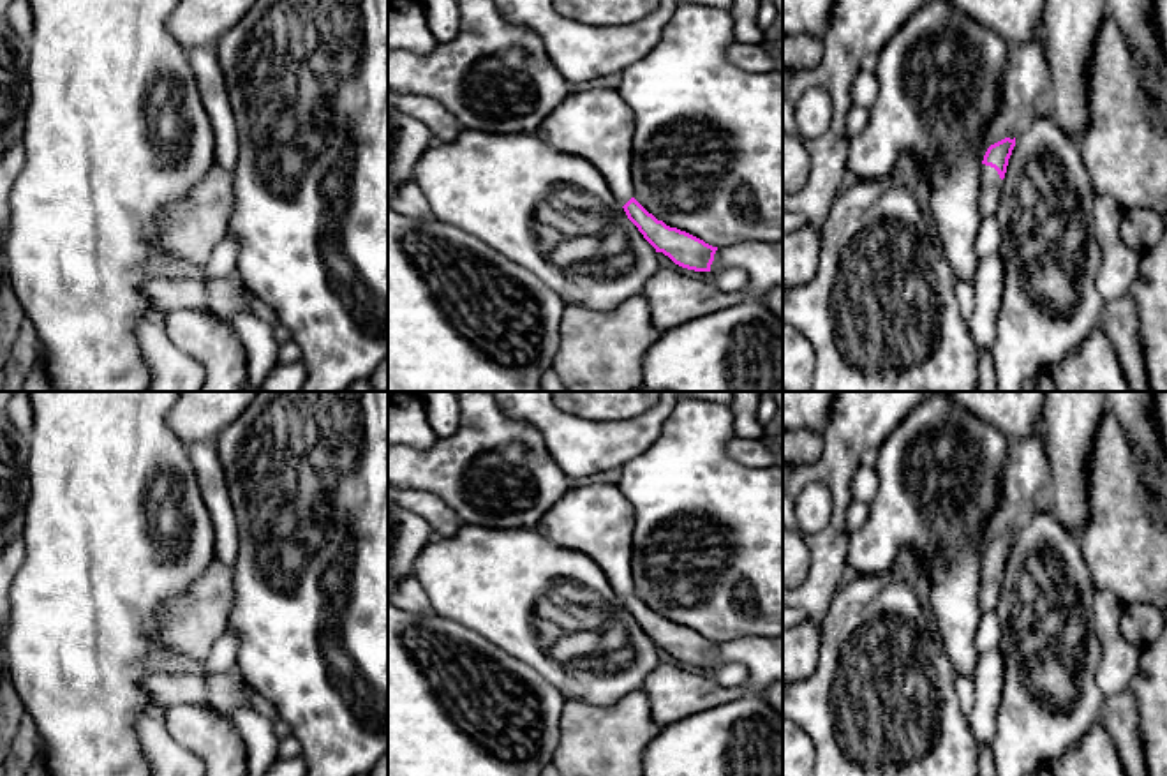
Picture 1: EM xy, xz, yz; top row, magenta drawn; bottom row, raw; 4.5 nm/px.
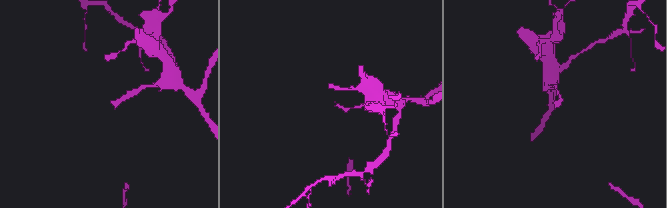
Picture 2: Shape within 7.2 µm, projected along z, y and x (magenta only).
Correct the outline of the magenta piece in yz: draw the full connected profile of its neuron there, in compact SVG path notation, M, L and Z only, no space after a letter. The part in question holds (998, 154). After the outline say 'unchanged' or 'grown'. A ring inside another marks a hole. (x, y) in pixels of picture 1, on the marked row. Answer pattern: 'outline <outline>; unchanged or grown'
outline M1005 138L991 145L984 155L980 169L980 196L978 196L978 208L984 219L994 217L998 212L1003 178L1014 146L1015 146L1015 138L1014 139Z; grown

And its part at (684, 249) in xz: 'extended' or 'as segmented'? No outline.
as segmented

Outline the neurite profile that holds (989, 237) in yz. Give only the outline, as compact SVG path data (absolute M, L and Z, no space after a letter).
M985 217L980 222L978 235L975 238L975 250L978 259L985 259L1000 250L1003 231L996 217Z

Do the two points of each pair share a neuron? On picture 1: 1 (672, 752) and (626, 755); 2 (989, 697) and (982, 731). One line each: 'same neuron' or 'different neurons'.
1: different neurons
2: same neuron

